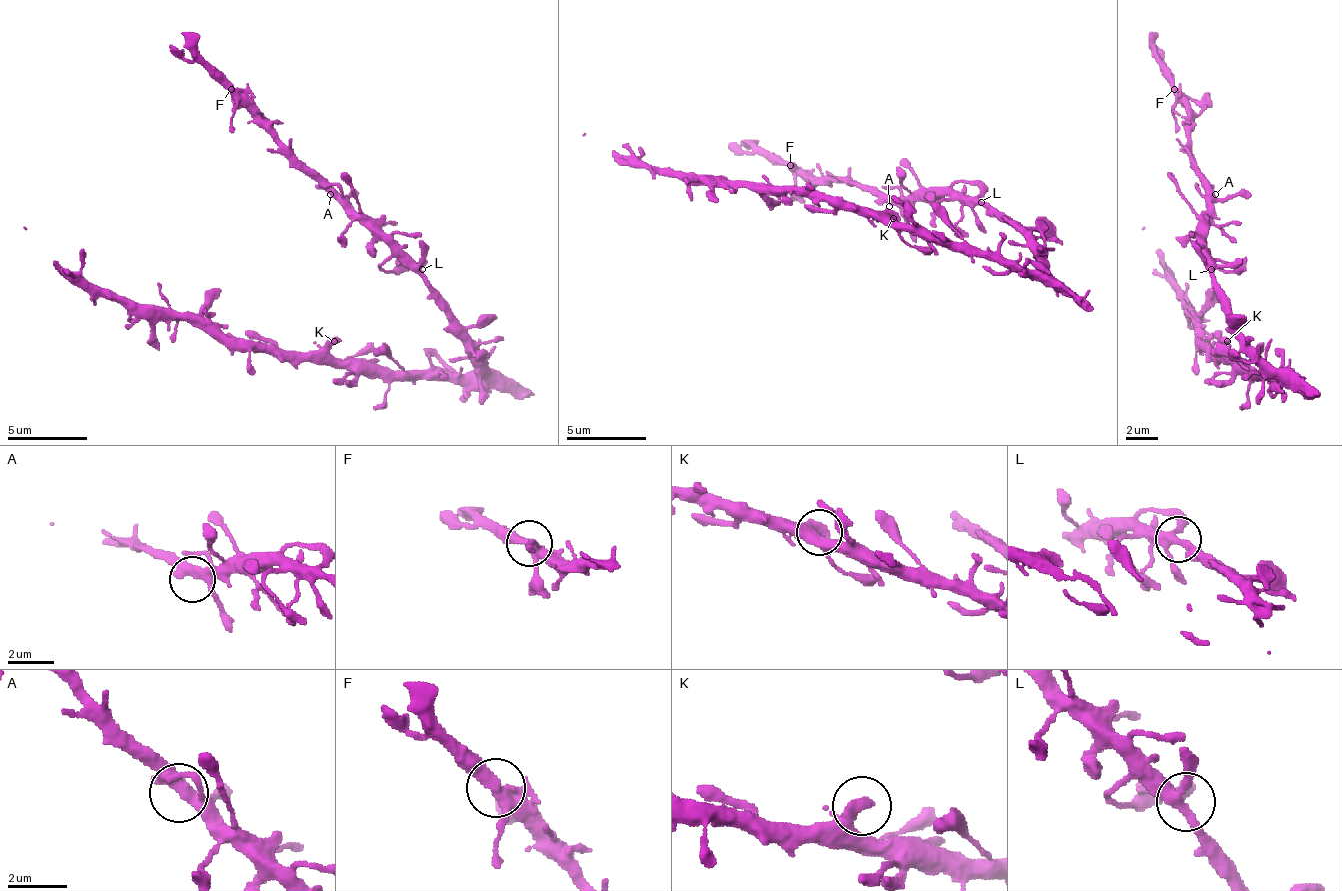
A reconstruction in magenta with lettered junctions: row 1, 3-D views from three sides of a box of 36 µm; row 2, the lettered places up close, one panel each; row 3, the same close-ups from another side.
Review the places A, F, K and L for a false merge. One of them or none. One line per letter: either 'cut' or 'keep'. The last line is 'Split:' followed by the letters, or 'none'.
A: keep
F: keep
K: keep
L: keep
Split: none

